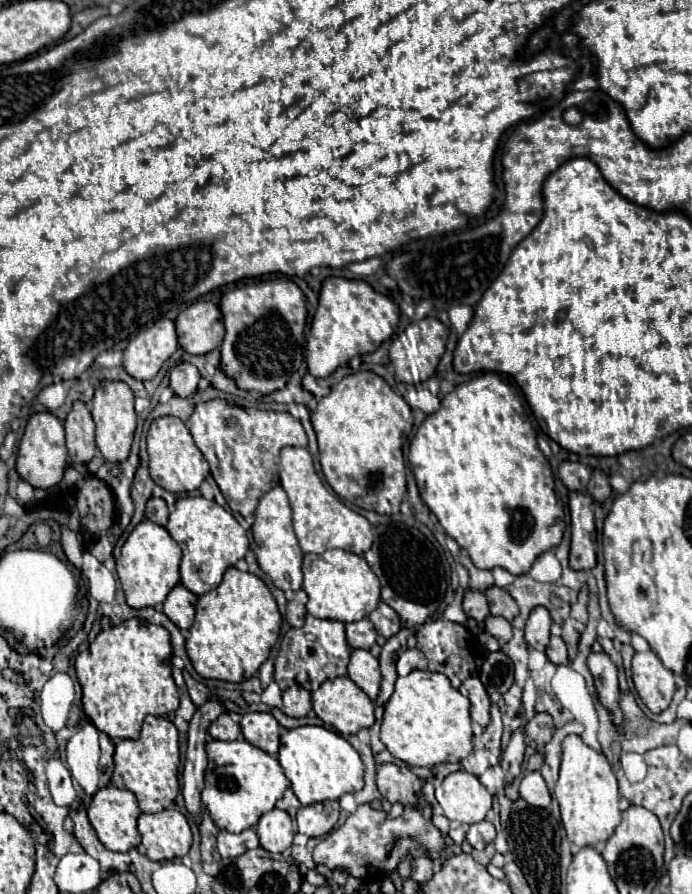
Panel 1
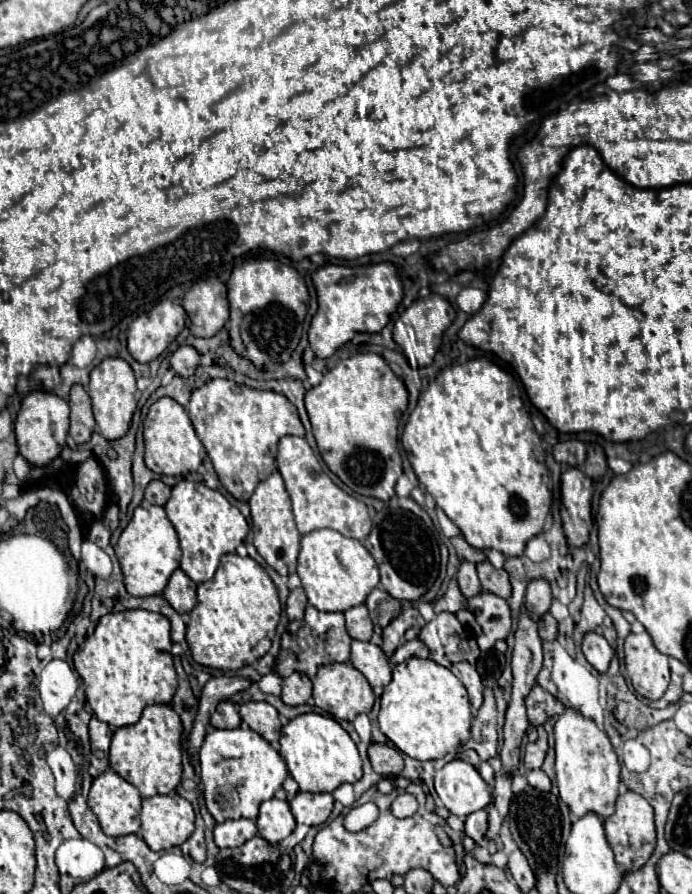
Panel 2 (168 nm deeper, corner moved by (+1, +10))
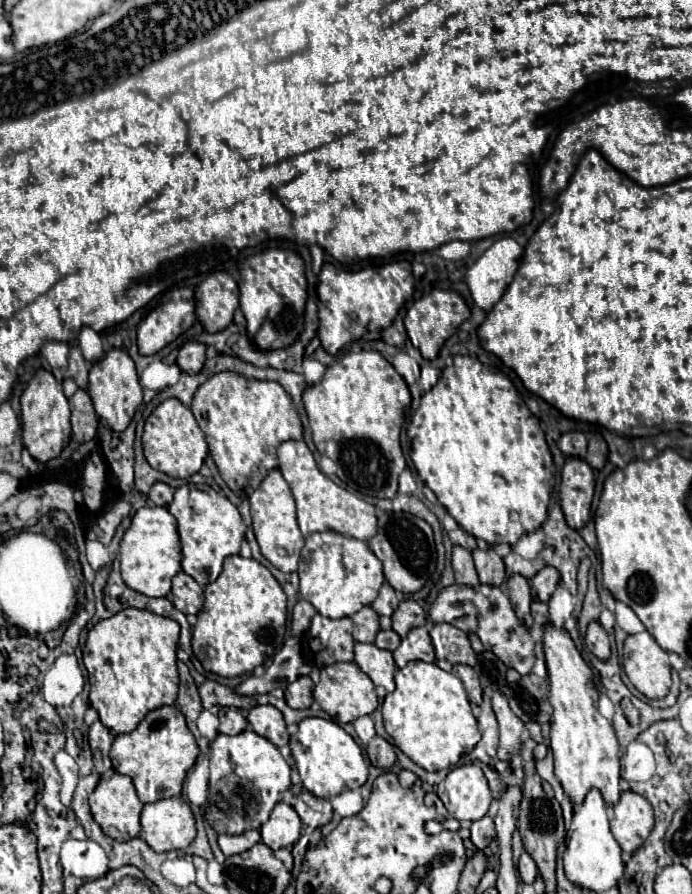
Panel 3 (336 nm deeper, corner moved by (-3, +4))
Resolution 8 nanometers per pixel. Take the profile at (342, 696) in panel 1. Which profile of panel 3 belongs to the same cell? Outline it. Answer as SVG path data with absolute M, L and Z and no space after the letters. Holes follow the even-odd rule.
M335 663L325 667L321 671L321 681L315 685L313 697L321 709L329 713L337 723L353 723L357 717L371 715L377 709L375 685L371 679L367 679L367 675L363 675L363 671L359 671L359 667L355 667L355 663Z

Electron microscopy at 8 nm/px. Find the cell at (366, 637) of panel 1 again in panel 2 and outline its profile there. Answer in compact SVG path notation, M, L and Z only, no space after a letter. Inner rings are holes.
M357 605L357 607L347 609L345 619L347 619L347 631L349 631L351 639L359 639L359 641L371 639L373 623L371 623L371 617L369 617L365 605Z

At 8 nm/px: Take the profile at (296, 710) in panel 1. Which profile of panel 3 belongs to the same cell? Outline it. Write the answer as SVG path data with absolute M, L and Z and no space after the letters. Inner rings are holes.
M299 677L285 689L285 701L291 709L307 709L313 703L313 681L311 677Z

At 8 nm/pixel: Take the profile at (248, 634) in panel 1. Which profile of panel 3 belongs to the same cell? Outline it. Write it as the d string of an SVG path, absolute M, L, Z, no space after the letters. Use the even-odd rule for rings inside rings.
M241 555L227 557L217 581L205 587L205 605L199 613L201 623L197 617L191 647L209 673L221 677L253 673L257 665L263 665L283 645L287 597L271 571L255 559Z

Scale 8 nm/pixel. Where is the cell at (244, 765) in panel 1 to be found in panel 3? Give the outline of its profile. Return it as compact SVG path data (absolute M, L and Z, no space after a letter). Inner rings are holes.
M245 729L233 737L217 735L217 739L211 743L209 767L211 801L217 805L217 813L209 811L207 803L205 819L211 827L225 833L229 833L229 829L237 833L259 829L269 819L273 807L283 799L283 793L291 787L291 767L281 757L279 749L251 729Z

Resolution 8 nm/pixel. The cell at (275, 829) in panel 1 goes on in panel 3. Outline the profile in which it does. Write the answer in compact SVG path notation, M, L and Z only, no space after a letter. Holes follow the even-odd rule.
M277 803L269 821L261 827L261 837L273 851L293 845L301 837L301 819L293 807Z

